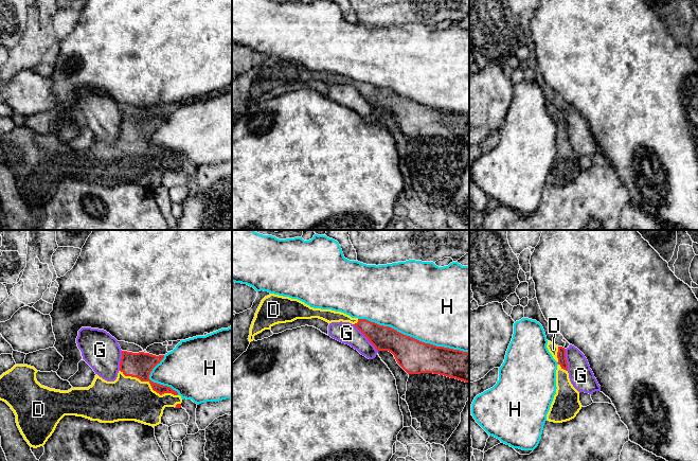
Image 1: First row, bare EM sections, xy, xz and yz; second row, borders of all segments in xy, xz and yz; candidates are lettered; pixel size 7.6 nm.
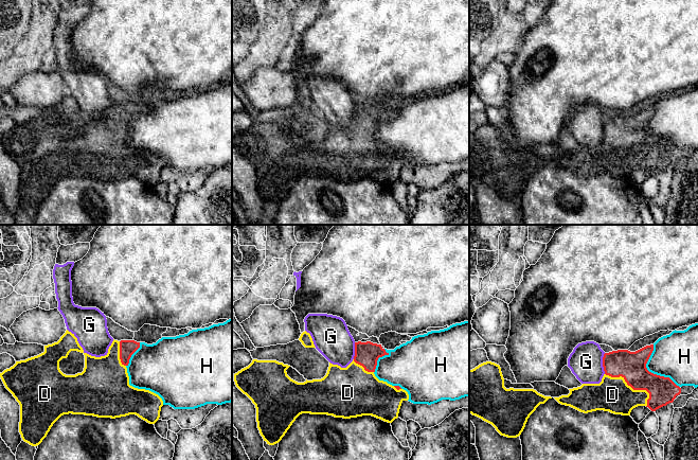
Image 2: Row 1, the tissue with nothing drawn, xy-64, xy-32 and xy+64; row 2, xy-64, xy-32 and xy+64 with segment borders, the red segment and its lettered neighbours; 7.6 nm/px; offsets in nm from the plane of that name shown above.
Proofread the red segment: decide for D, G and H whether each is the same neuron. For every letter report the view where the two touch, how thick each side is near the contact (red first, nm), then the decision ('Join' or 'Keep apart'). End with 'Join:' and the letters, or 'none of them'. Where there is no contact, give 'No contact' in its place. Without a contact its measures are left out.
D: Touches red in xy. Thickness 190 nm (red) against 340 nm. Join
G: Touches red in xz. Thickness 190 nm (red) against 160 nm. Keep apart
H: Touches red in xz. Thickness 260 nm (red) against 500 nm. Keep apart
Join: D

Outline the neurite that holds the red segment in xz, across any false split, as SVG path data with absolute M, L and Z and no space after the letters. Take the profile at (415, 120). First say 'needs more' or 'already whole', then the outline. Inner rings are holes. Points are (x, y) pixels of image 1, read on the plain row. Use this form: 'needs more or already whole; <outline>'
needs more; M270 56L262 63L252 84L248 102L250 105L253 104L255 97L262 95L265 92L270 92L275 87L292 85L297 82L311 81L319 81L328 86L342 84L354 87L368 101L368 103L375 109L377 113L391 114L394 118L397 126L408 137L433 136L469 145L468 114L425 106L413 100L404 97L390 89L379 88L366 82L352 81L351 78L341 74L314 71L298 61L291 61L289 59L283 59L274 56Z

